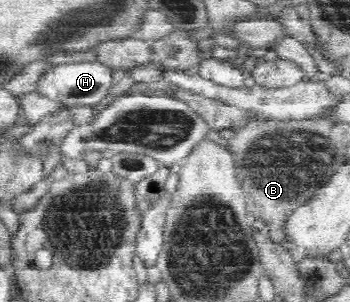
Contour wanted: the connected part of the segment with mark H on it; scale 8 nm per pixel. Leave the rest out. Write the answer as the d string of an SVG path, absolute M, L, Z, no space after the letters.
M99 60L95 62L74 62L71 64L54 65L43 76L37 92L55 100L62 100L68 106L82 107L94 105L102 101L114 87L114 70Z

